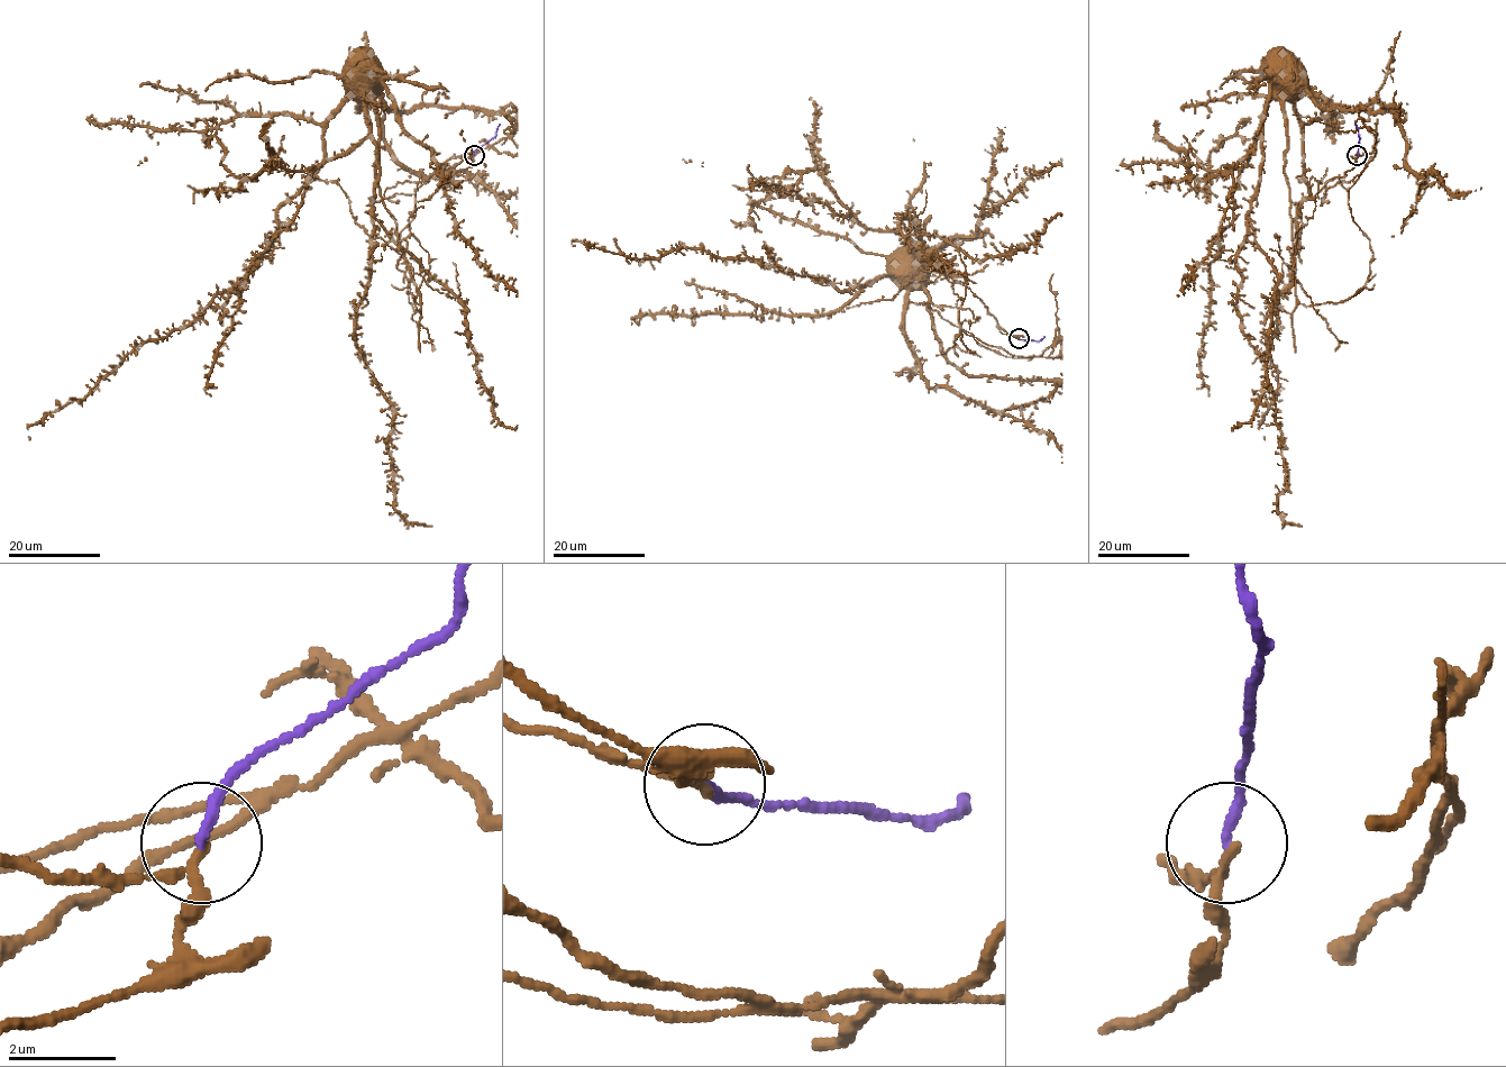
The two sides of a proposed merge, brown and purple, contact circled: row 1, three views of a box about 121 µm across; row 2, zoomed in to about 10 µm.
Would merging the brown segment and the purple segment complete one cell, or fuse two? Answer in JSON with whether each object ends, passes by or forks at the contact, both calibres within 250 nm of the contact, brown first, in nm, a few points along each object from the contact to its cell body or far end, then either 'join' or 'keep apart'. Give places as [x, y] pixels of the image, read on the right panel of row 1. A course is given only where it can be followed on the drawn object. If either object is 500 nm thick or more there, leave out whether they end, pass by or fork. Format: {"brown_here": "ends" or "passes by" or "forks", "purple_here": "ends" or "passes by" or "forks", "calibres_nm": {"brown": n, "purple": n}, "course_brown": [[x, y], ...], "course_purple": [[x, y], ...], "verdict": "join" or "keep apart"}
{"brown_here": "passes by", "purple_here": "ends", "calibres_nm": {"brown": 130, "purple": 190}, "course_brown": [[1357, 155], [1343, 176], [1332, 178], [1302, 202], [1302, 224], [1294, 238], [1286, 116], [1274, 67]], "course_purple": [[1357, 155], [1359, 136], [1354, 124]], "verdict": "keep apart"}

